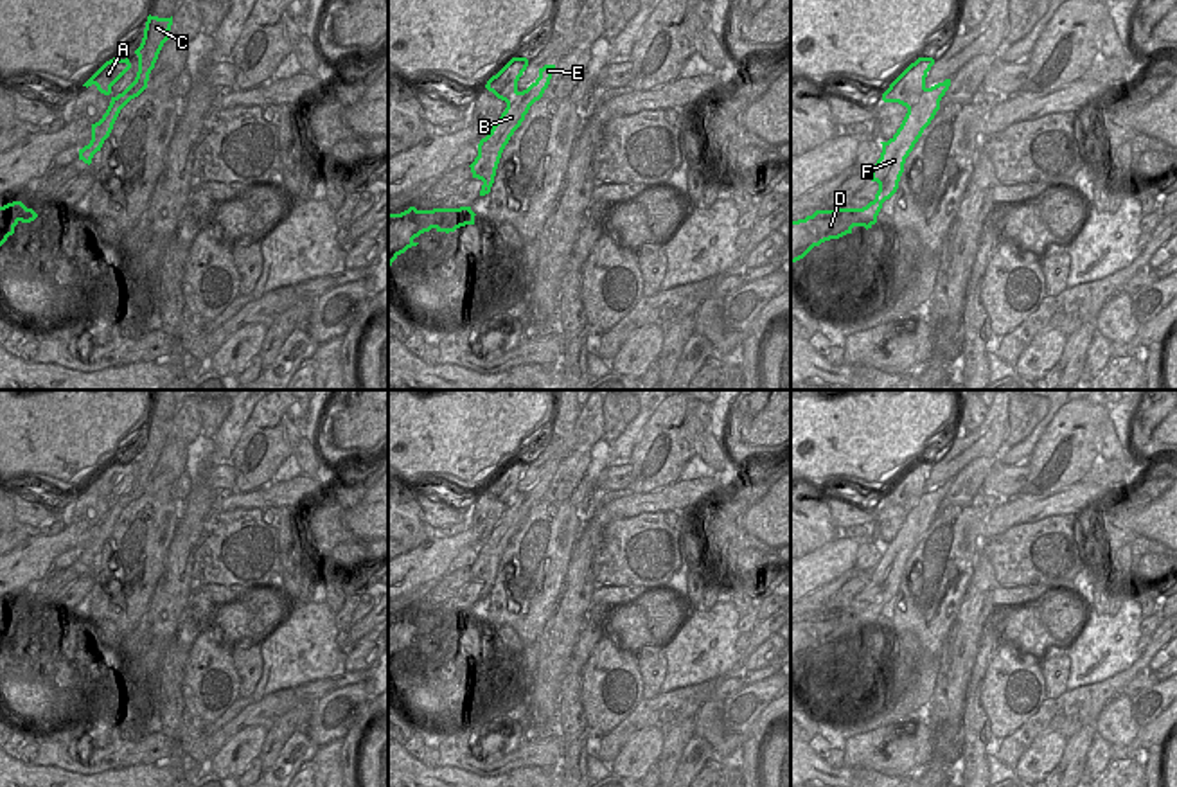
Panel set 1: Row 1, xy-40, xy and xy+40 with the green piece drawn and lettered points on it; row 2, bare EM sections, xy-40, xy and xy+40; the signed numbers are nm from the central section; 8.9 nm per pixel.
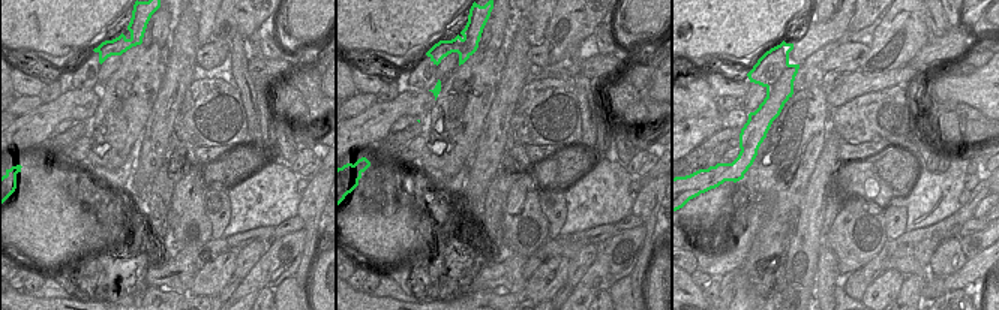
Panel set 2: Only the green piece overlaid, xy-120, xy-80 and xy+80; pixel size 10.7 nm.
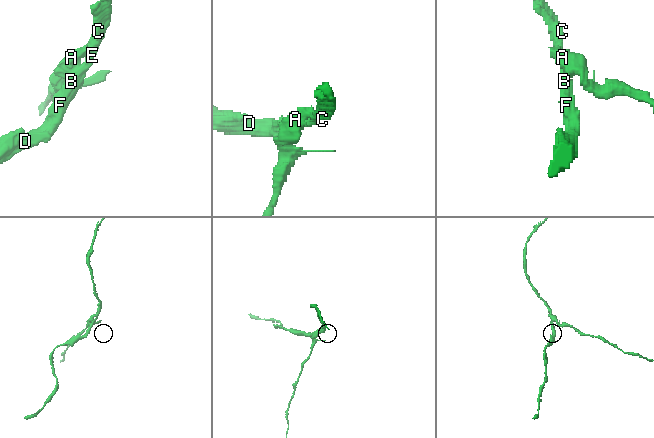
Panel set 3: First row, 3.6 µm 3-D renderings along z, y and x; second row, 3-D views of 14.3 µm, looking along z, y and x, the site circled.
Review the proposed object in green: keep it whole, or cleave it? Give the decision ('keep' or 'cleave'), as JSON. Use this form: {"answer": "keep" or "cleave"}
{"answer": "cleave"}

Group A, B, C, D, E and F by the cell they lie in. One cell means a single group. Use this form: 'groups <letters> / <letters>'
groups A / B C D E F

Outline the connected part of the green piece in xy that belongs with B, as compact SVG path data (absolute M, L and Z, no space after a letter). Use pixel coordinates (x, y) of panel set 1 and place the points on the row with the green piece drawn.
M544 65L543 68L539 68L539 77L527 90L518 92L510 101L505 101L505 111L496 120L491 133L480 140L478 156L469 165L473 178L483 181L480 196L491 192L505 146L525 120L525 115L528 113L530 106L543 97L553 72L555 65Z

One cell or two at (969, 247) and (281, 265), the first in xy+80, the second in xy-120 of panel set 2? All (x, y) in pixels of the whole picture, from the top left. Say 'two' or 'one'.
one

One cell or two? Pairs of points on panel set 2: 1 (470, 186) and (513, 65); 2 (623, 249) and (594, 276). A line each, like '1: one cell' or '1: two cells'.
1: one cell
2: one cell

